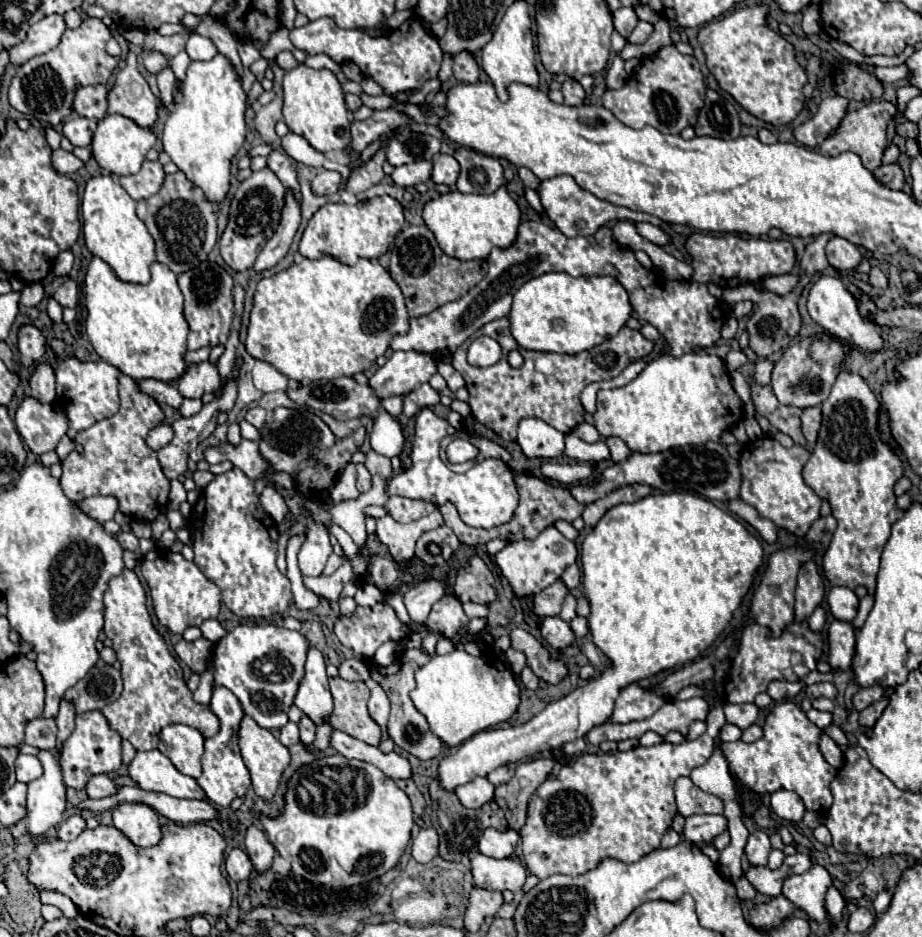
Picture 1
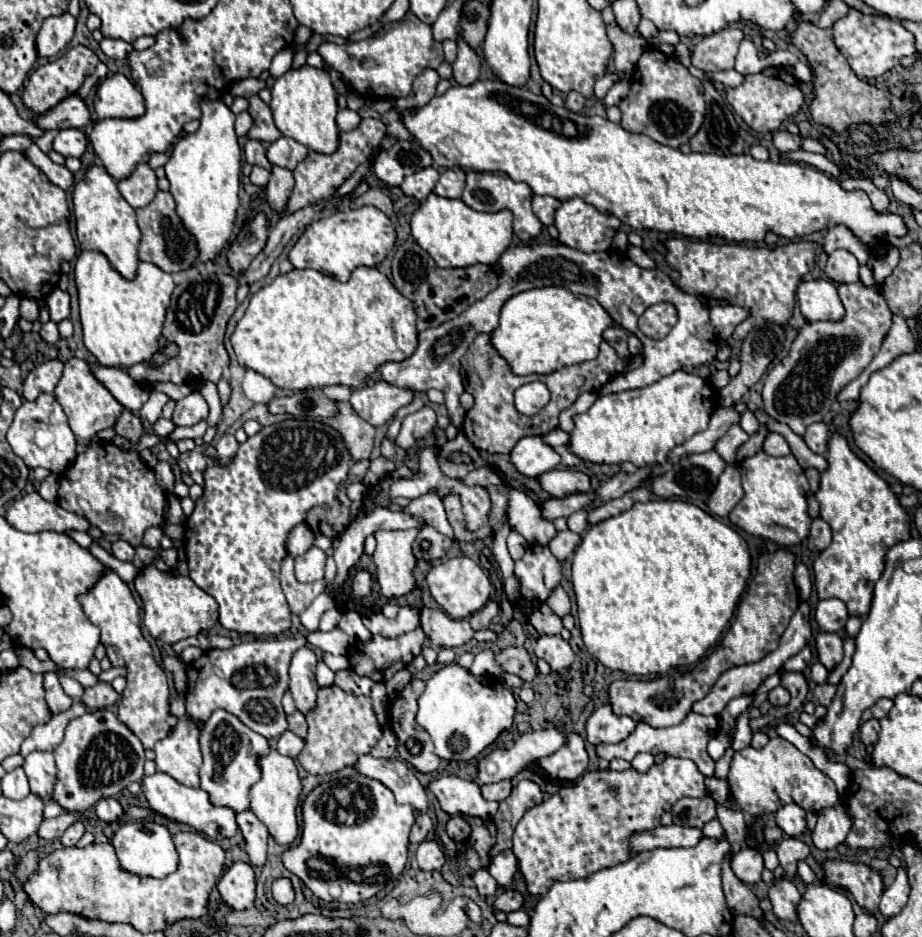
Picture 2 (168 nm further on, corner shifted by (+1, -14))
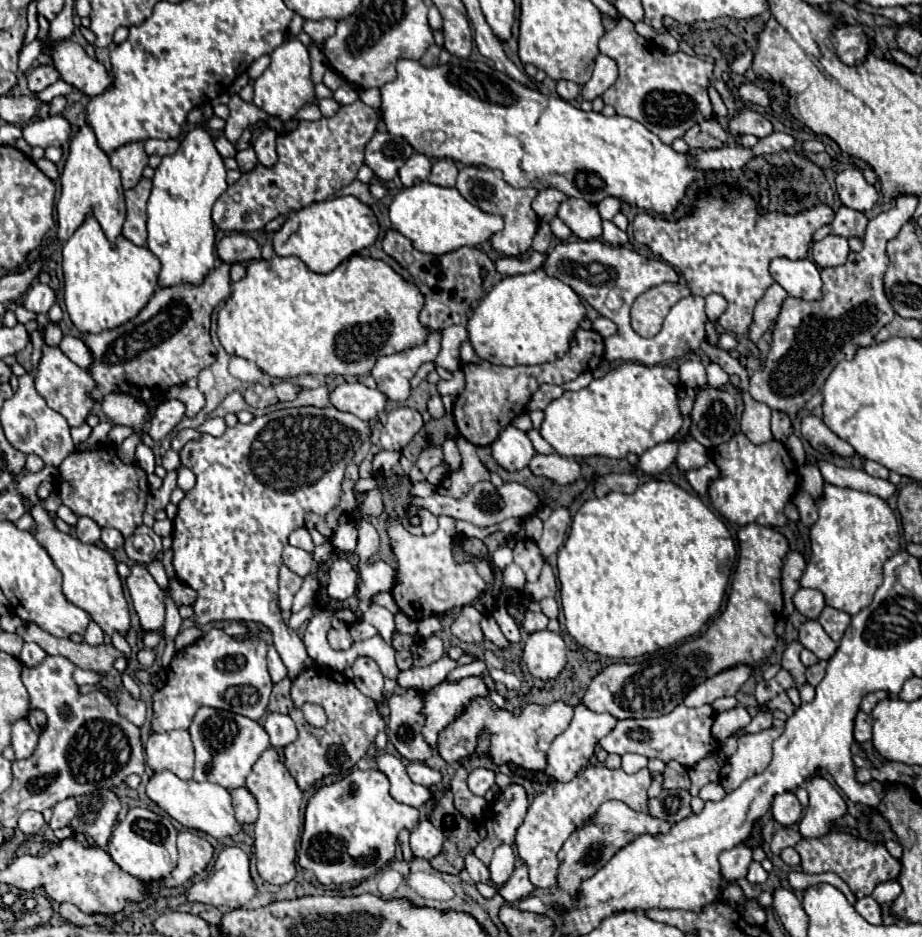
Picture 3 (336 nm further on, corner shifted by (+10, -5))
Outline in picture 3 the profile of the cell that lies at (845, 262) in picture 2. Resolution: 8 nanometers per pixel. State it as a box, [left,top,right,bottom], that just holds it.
[812,235,850,267]

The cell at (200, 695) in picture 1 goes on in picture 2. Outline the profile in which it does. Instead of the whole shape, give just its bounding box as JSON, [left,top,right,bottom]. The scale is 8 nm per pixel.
[155,714,203,788]

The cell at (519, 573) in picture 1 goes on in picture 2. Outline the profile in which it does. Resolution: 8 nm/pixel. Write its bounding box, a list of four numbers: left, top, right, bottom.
[515,544,563,602]

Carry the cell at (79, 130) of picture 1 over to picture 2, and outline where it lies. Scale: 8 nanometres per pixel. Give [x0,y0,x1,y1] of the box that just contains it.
[53,128,87,158]

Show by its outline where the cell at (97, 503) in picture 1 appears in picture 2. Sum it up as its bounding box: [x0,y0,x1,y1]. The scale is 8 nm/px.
[5,492,91,532]

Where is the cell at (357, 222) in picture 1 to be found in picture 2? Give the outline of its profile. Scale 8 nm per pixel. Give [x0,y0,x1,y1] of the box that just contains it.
[289,206,397,282]

